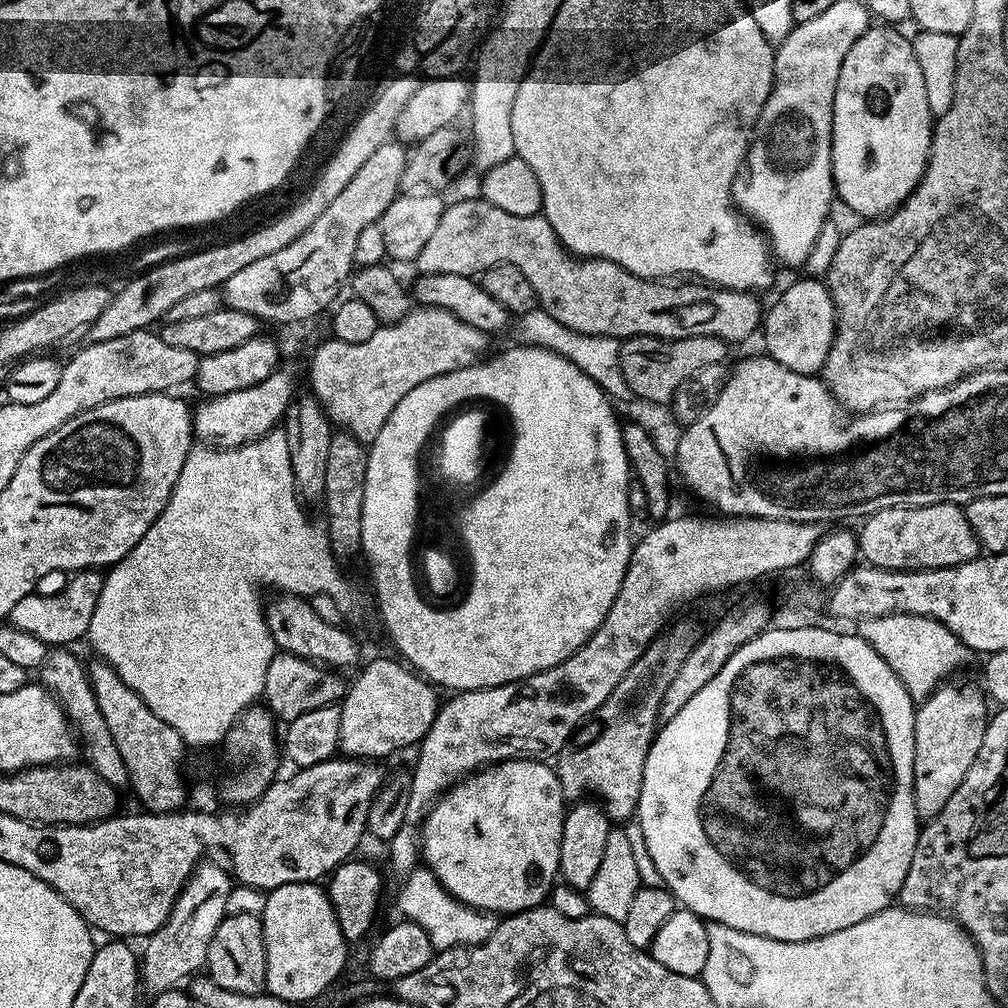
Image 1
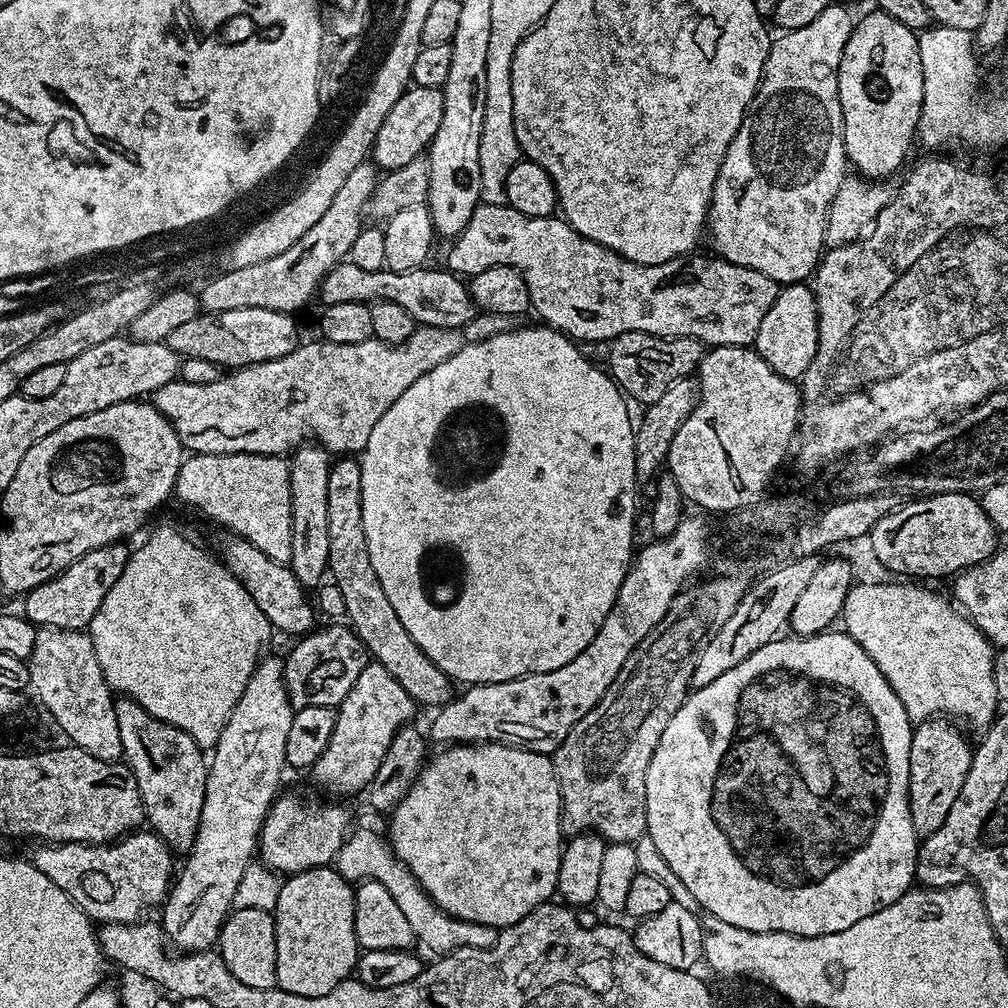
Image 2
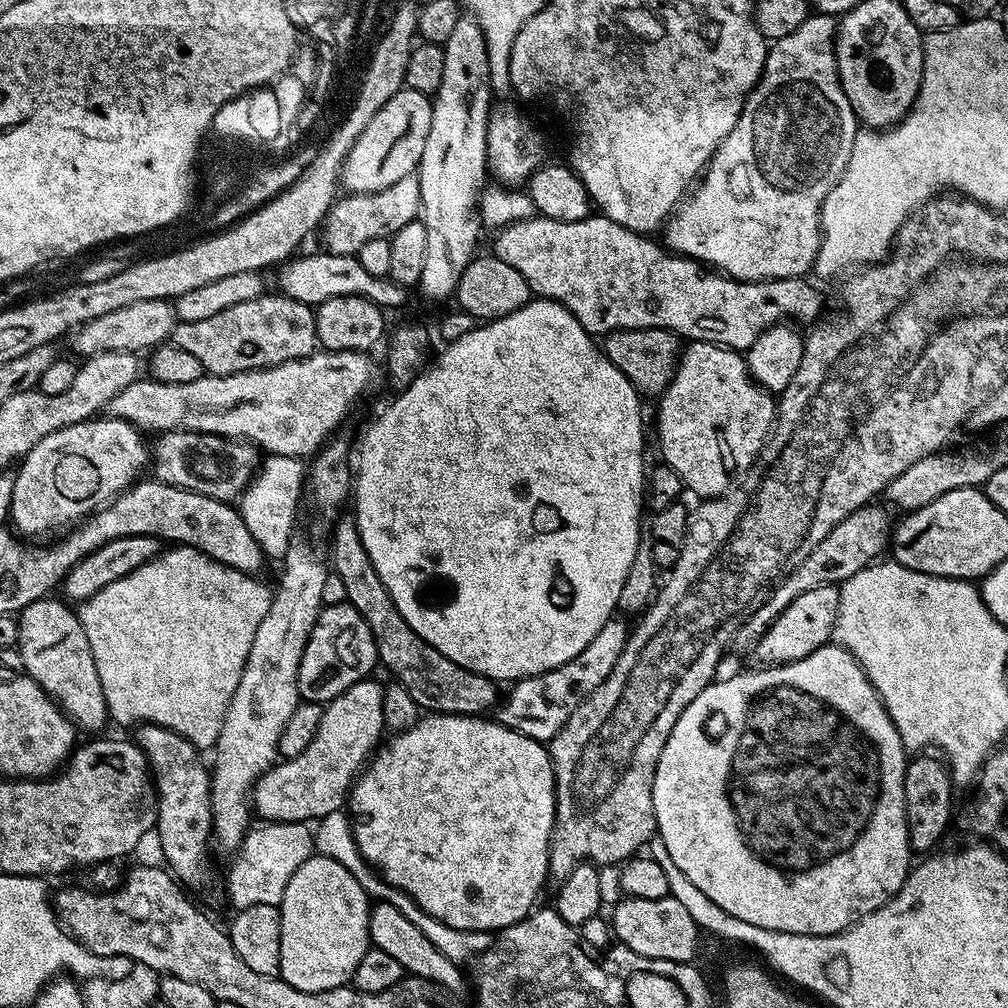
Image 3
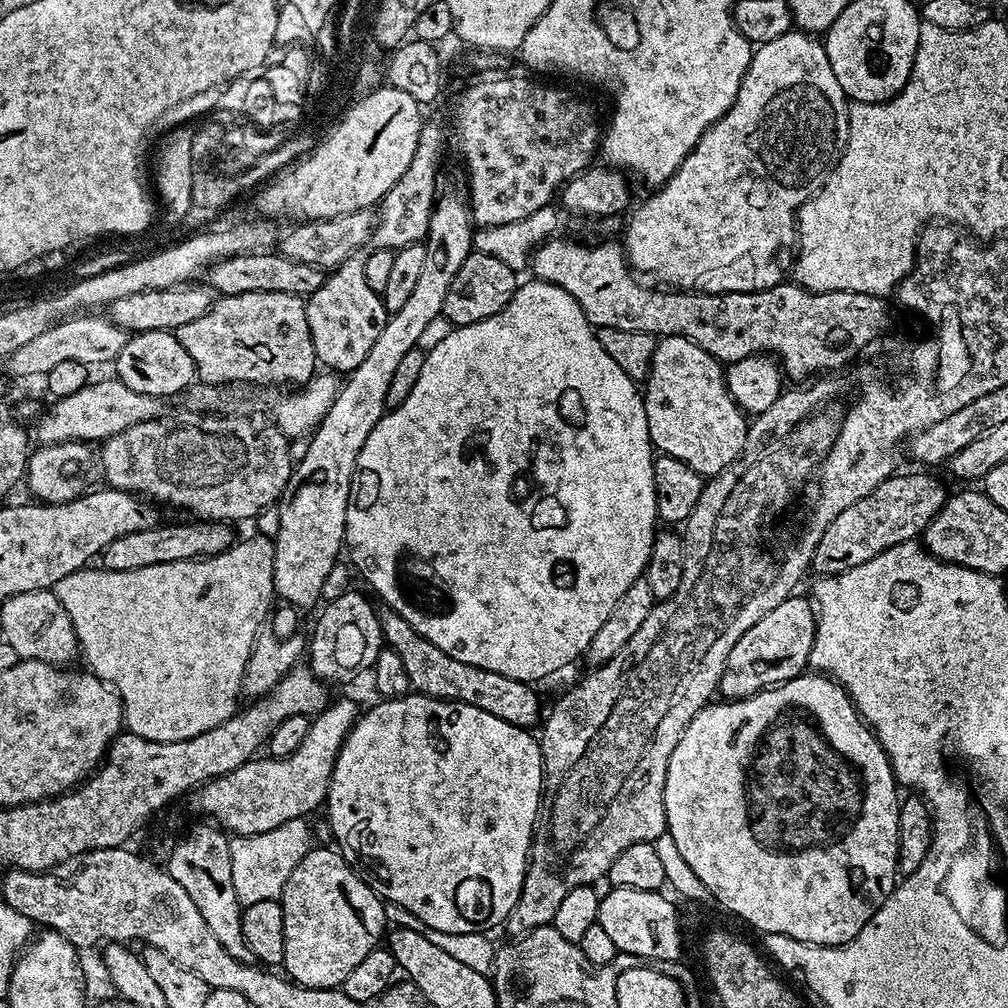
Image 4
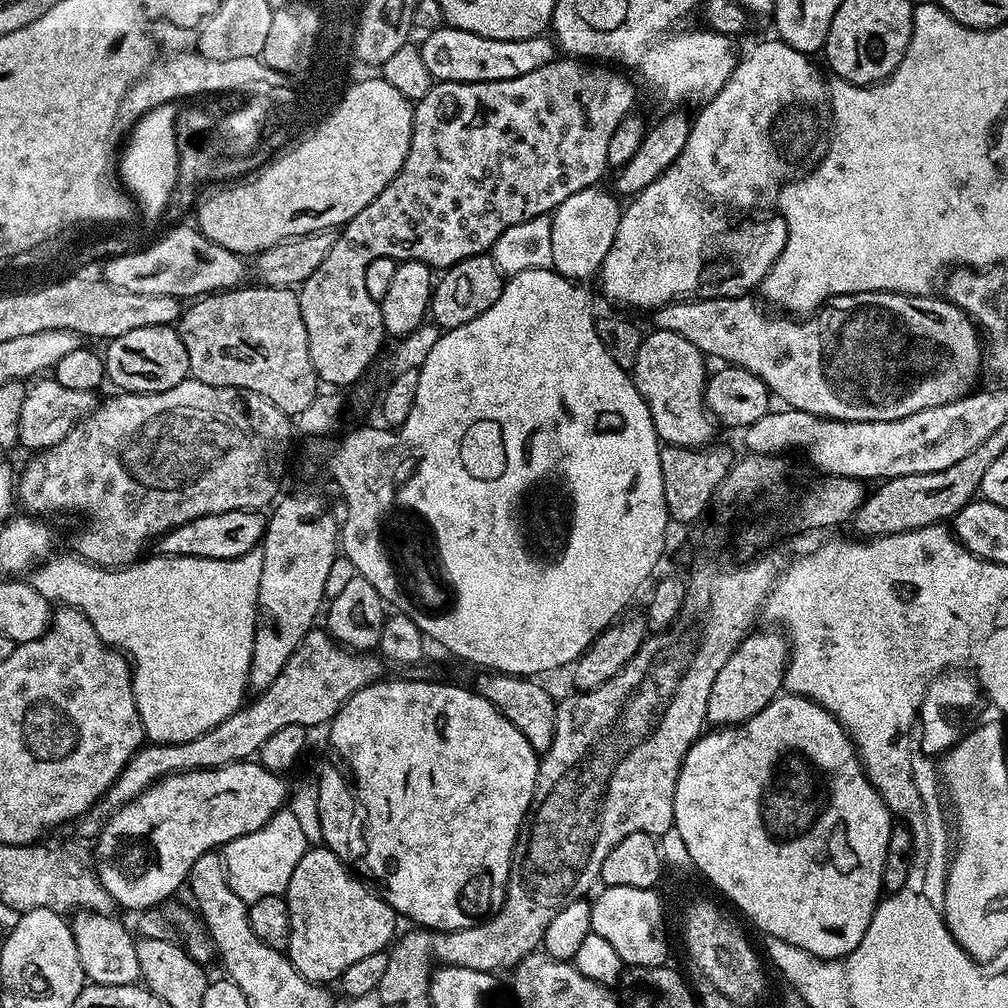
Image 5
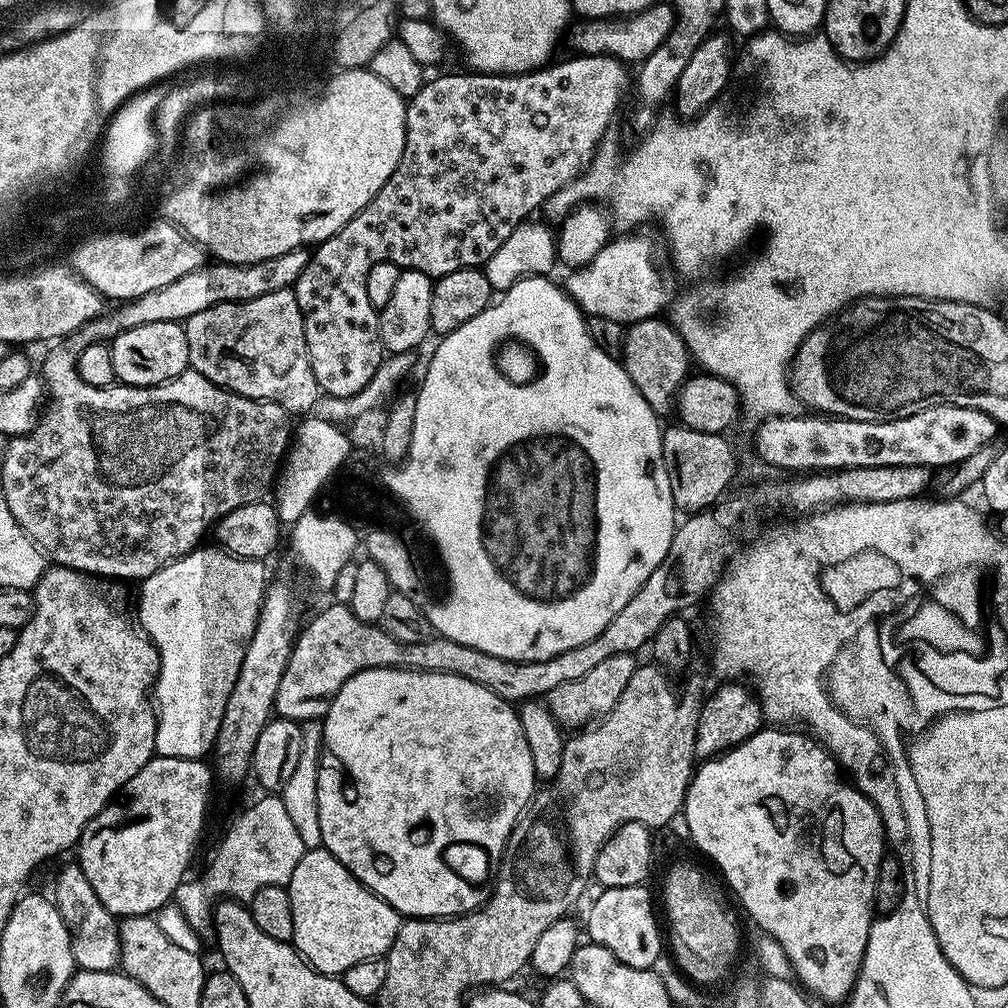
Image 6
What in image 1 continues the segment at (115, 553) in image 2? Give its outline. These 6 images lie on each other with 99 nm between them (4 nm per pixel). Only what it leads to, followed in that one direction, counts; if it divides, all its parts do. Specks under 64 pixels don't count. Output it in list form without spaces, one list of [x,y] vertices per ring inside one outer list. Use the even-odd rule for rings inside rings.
[[[85,570],[77,572],[71,577],[72,580],[61,592],[52,592],[49,596],[33,594],[22,598],[14,610],[10,610],[7,623],[14,625],[18,630],[26,630],[26,634],[34,634],[34,638],[42,638],[50,646],[72,646],[75,640],[83,641],[88,634],[90,618],[94,618],[94,609],[98,606],[98,594],[102,594],[105,573],[100,570]]]

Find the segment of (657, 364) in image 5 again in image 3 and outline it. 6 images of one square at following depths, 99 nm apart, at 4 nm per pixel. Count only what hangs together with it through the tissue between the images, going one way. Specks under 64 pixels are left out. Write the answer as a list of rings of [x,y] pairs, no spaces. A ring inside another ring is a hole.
[[[693,340],[683,345],[680,359],[676,361],[676,373],[672,375],[672,381],[660,393],[658,403],[660,405],[656,408],[656,440],[660,443],[661,454],[664,455],[663,463],[672,468],[674,474],[681,480],[683,487],[688,492],[692,491],[696,498],[711,498],[728,491],[733,481],[751,468],[760,451],[764,449],[764,444],[772,431],[772,425],[776,422],[777,401],[774,399],[773,393],[760,387],[753,380],[748,372],[747,359],[735,348],[725,348],[722,344],[711,344],[705,340]]]

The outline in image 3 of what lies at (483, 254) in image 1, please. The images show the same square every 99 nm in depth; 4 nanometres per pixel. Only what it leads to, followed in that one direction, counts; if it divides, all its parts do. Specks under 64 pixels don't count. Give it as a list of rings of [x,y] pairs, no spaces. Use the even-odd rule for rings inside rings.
[[[536,214],[530,220],[522,220],[506,225],[505,228],[499,229],[495,236],[496,241],[493,242],[491,248],[494,255],[499,260],[504,260],[510,266],[514,266],[514,270],[518,270],[518,274],[522,274],[522,278],[526,278],[526,282],[532,287],[532,291],[537,297],[553,300],[562,305],[566,310],[570,310],[570,314],[574,314],[574,318],[580,323],[581,329],[589,334],[597,334],[596,332],[607,334],[609,332],[616,332],[620,328],[664,328],[667,332],[675,332],[677,337],[687,338],[689,341],[705,340],[711,344],[722,344],[725,348],[746,350],[773,324],[789,320],[797,325],[808,323],[808,325],[811,325],[813,322],[819,321],[822,316],[820,307],[823,306],[824,300],[820,297],[820,292],[814,285],[807,284],[809,282],[807,279],[791,276],[781,280],[734,280],[731,276],[719,270],[705,270],[702,267],[701,261],[693,260],[691,256],[683,254],[667,256],[652,241],[652,238],[638,232],[626,230],[626,226],[618,226],[618,222],[614,222],[610,218],[599,214],[590,214],[584,220],[579,220],[578,222],[558,222],[557,220],[551,220]]]

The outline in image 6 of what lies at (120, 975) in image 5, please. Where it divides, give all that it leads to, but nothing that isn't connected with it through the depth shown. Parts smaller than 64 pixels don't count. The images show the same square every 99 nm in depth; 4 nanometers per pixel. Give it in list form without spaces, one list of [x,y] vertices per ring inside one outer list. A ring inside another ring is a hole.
[[[79,863],[68,864],[56,876],[56,885],[50,891],[58,914],[62,914],[62,922],[66,922],[66,930],[70,934],[70,950],[76,968],[89,972],[111,972],[120,962],[120,939],[118,938],[118,920],[106,906],[102,906],[102,898],[94,894],[94,886],[90,886],[86,874],[82,874]]]

